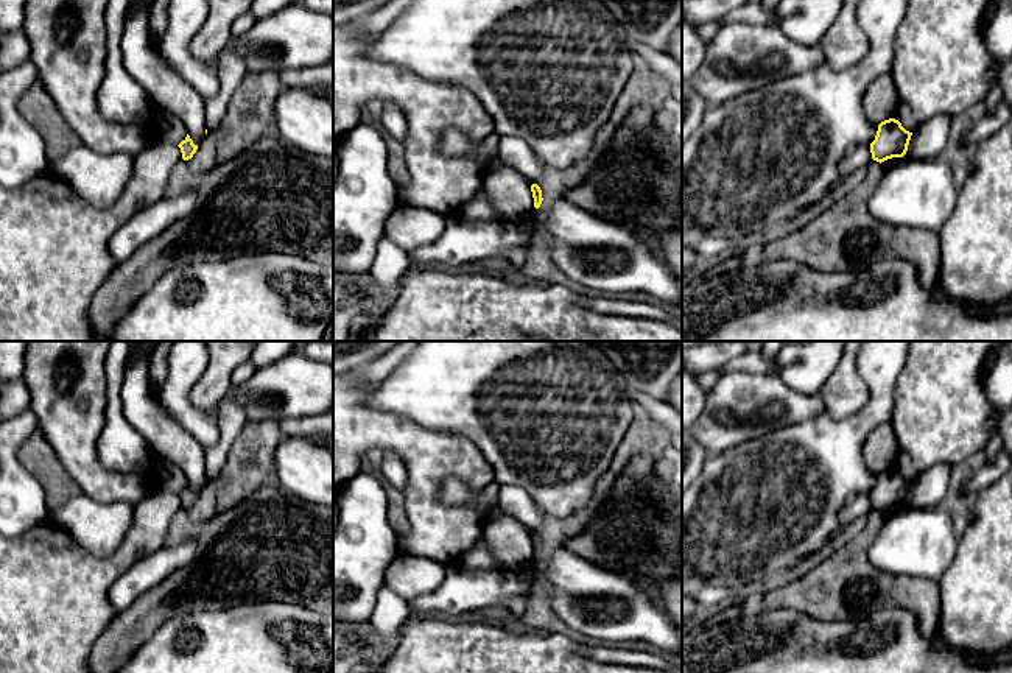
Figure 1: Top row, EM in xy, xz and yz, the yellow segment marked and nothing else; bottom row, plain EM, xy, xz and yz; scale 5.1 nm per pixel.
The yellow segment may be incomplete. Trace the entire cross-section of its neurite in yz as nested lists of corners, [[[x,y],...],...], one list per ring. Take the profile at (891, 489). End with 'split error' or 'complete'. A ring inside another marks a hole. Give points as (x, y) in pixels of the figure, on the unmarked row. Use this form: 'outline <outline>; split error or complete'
outline [[[895,467],[881,470],[875,489],[870,492],[872,508],[881,513],[892,506],[903,506],[911,484],[912,481],[906,480]]]; complete

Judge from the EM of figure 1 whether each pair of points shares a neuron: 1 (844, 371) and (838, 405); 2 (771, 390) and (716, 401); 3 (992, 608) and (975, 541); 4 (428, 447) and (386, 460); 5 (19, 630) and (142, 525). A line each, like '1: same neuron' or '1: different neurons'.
1: same neuron
2: same neuron
3: same neuron
4: different neurons
5: same neuron

